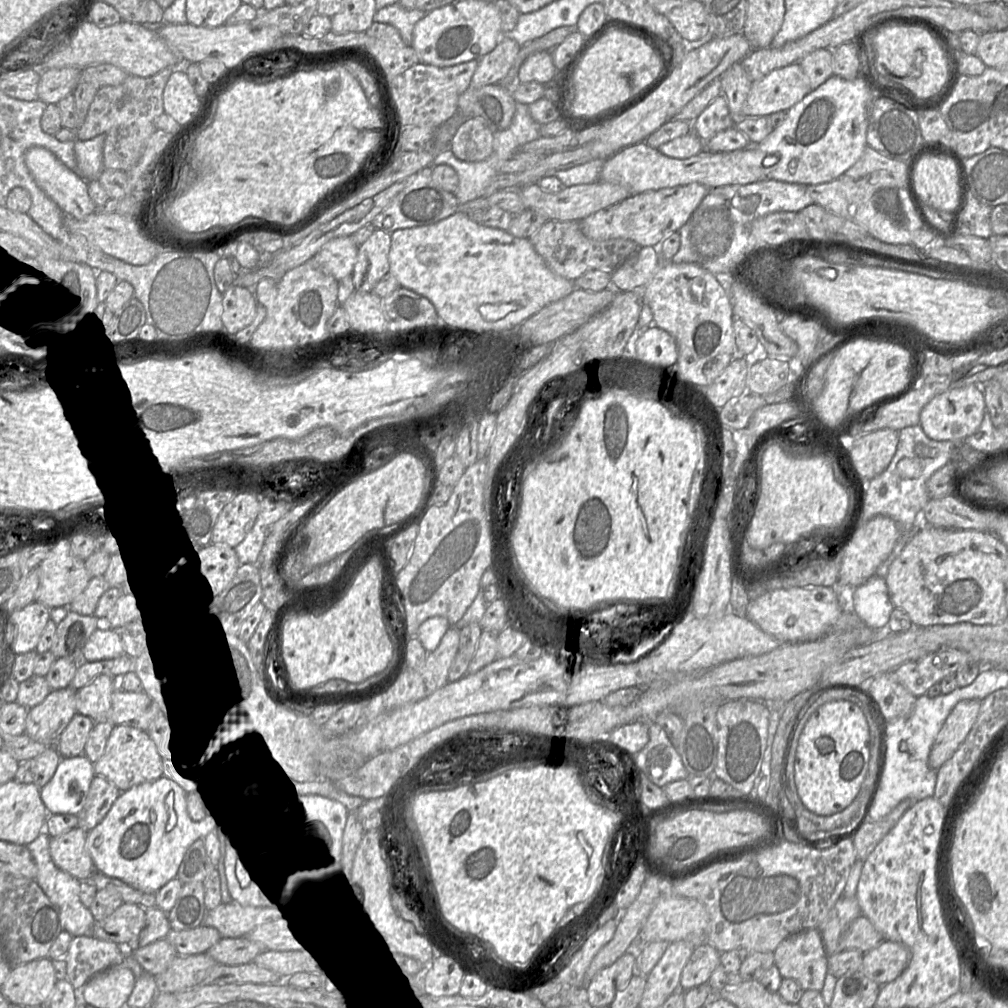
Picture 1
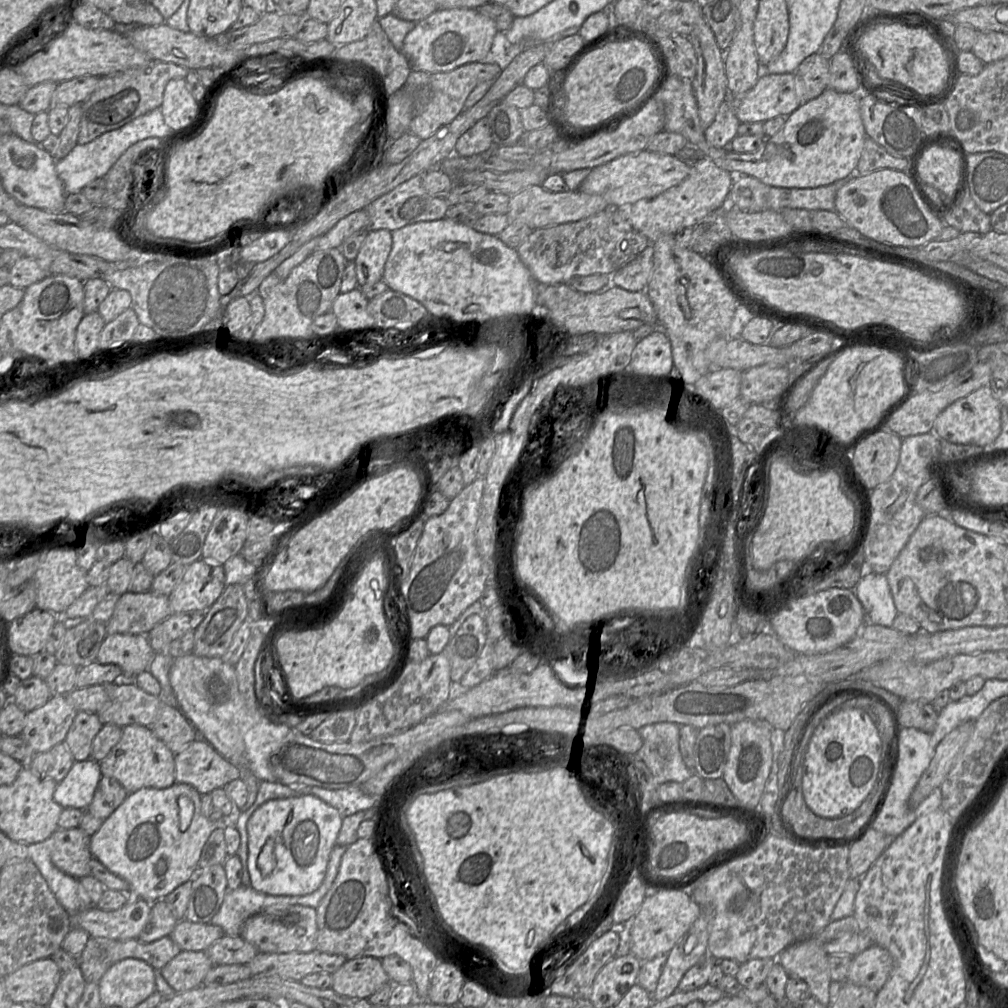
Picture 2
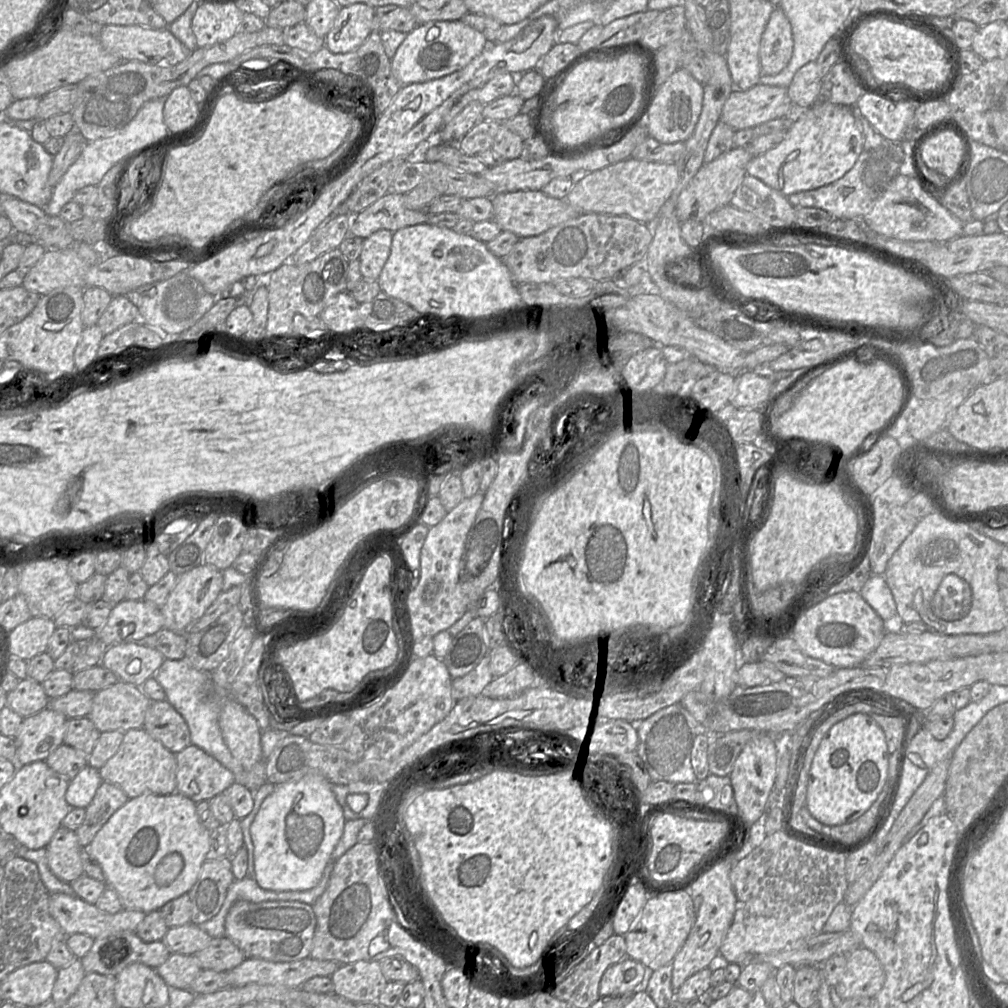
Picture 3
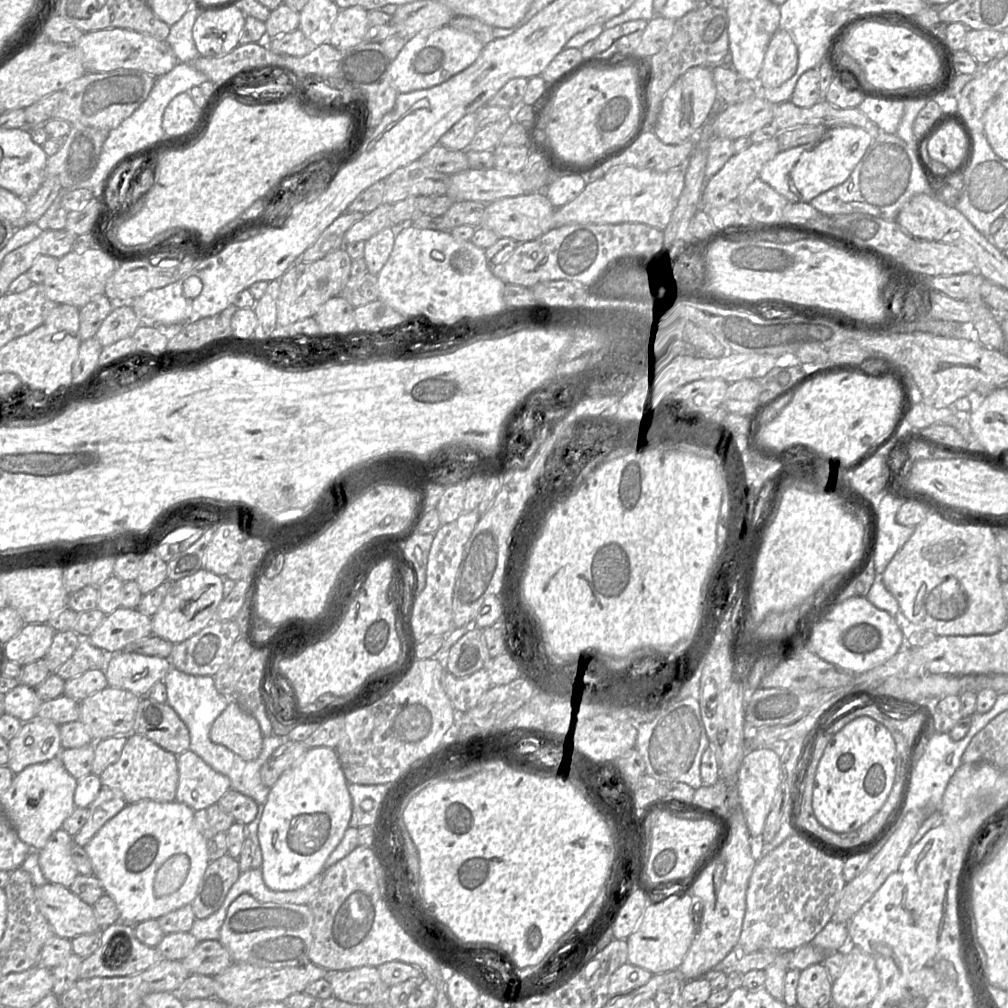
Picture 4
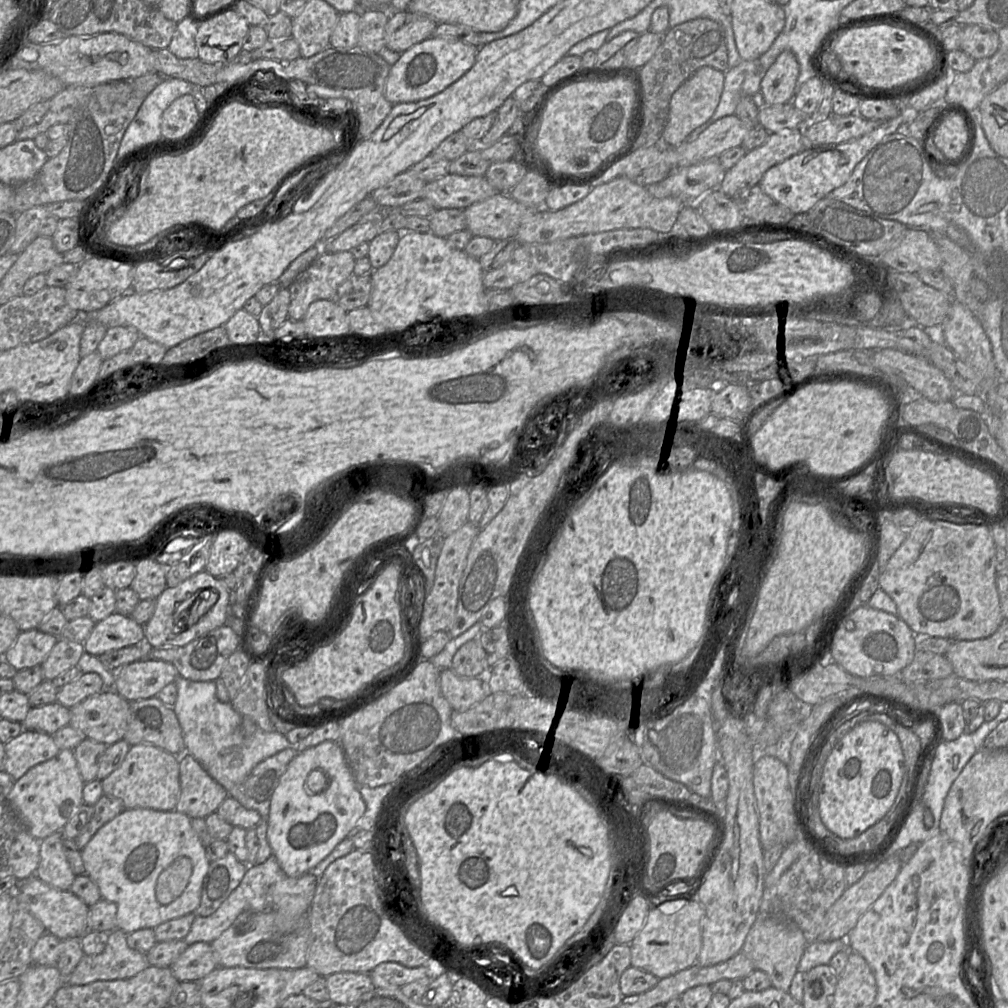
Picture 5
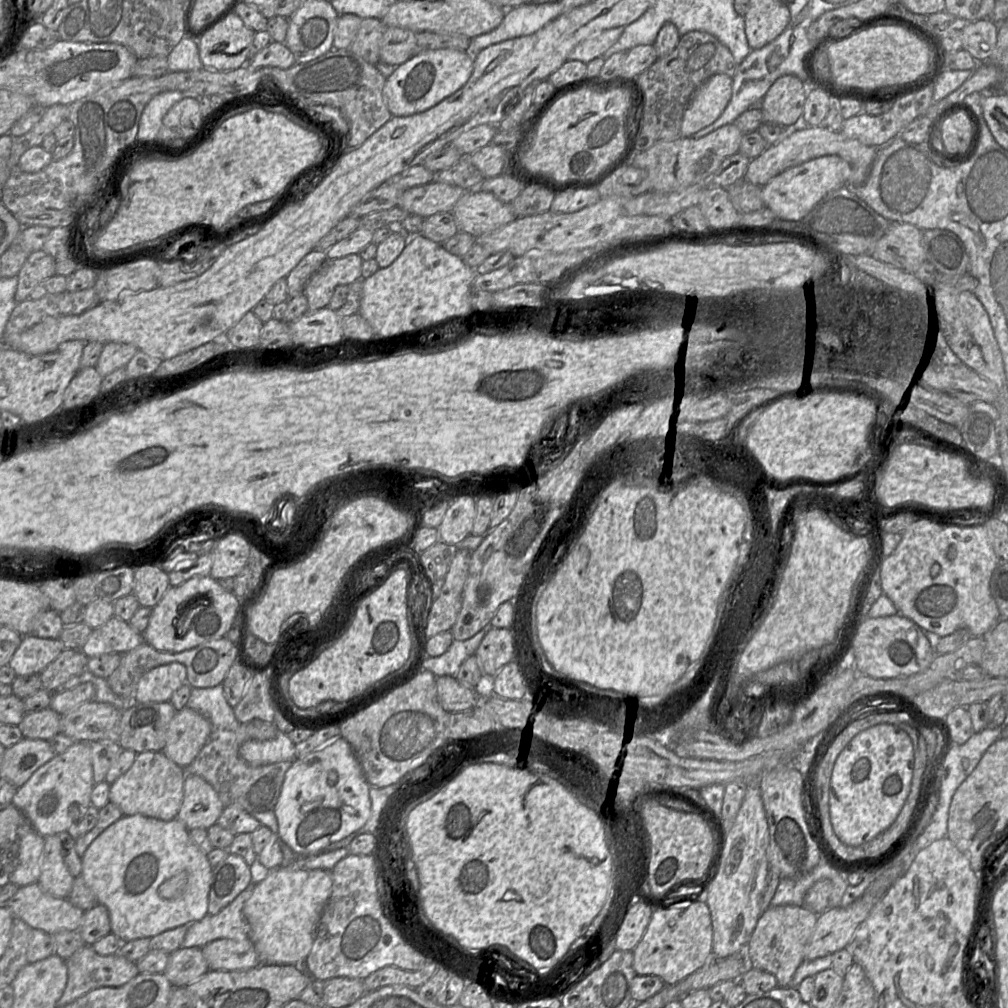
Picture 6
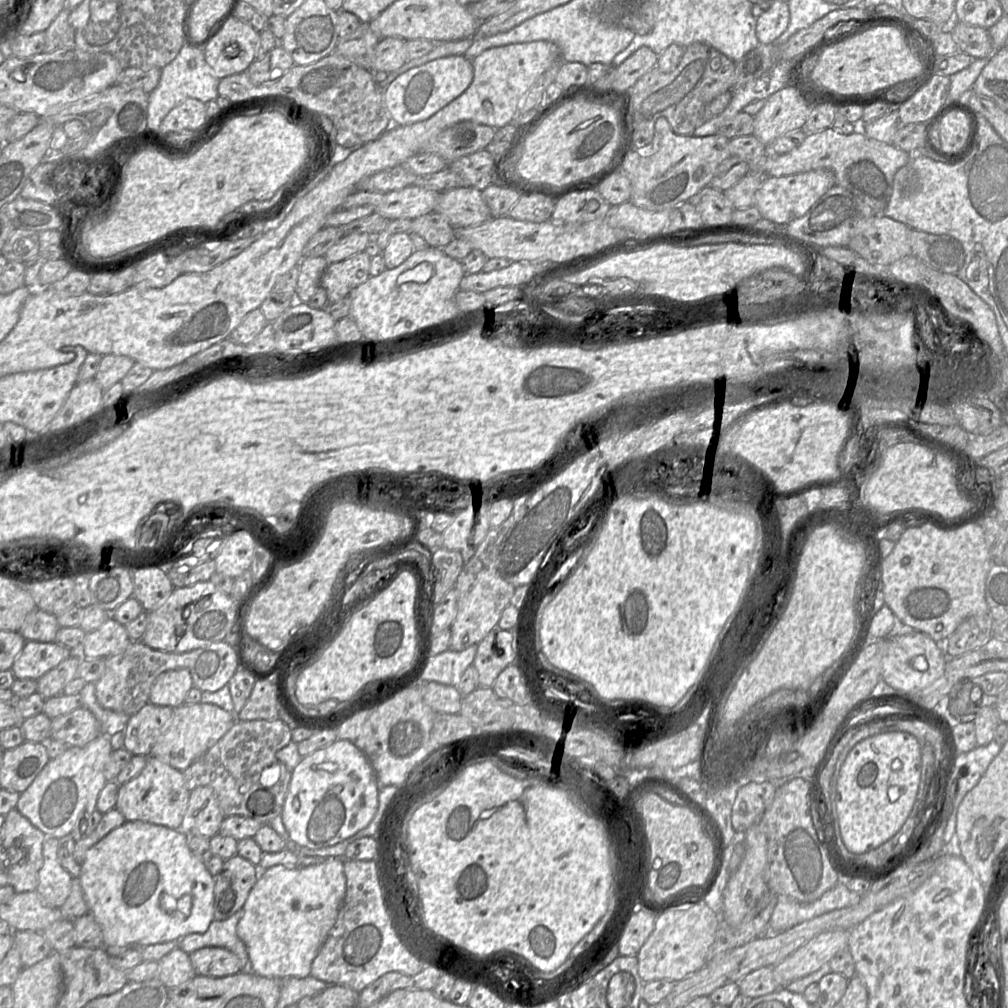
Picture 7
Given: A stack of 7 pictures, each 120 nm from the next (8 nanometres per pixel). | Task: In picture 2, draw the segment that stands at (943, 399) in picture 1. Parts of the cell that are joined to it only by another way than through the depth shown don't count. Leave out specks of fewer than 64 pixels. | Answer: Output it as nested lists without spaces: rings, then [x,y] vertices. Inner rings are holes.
[[[989,385],[983,386],[943,410],[934,422],[933,432],[940,440],[954,444],[988,447],[1001,433],[1001,405]]]

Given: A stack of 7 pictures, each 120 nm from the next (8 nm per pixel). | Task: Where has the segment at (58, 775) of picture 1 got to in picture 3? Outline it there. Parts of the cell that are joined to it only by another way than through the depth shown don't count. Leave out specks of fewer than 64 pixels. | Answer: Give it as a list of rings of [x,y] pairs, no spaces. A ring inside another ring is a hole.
[[[87,764],[69,781],[65,794],[71,808],[86,808],[103,782],[99,770]]]

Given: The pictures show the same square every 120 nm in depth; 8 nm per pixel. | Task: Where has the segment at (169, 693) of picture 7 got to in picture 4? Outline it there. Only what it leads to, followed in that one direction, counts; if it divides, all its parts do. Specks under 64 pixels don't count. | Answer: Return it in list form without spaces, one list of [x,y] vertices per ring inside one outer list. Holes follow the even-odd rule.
[[[121,651],[109,654],[105,665],[105,674],[109,686],[125,689],[145,697],[156,682],[163,681],[172,667],[169,658]]]

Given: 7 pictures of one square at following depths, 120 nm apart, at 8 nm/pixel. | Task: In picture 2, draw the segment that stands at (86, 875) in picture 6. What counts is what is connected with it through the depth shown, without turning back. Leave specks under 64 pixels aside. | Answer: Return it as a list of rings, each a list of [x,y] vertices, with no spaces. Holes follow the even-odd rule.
[[[176,782],[164,789],[146,787],[128,794],[90,837],[89,847],[94,858],[128,883],[134,898],[153,903],[193,879],[209,836],[229,822],[224,816],[218,821],[208,820],[202,813],[201,794],[191,785]],[[161,859],[166,861],[167,871],[158,875],[155,867]]]

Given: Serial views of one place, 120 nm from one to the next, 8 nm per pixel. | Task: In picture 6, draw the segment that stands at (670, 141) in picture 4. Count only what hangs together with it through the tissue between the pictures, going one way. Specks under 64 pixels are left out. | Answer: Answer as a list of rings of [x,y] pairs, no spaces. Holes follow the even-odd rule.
[[[716,74],[693,94],[681,123],[681,137],[690,138],[714,123],[726,109],[732,96],[732,77]]]

